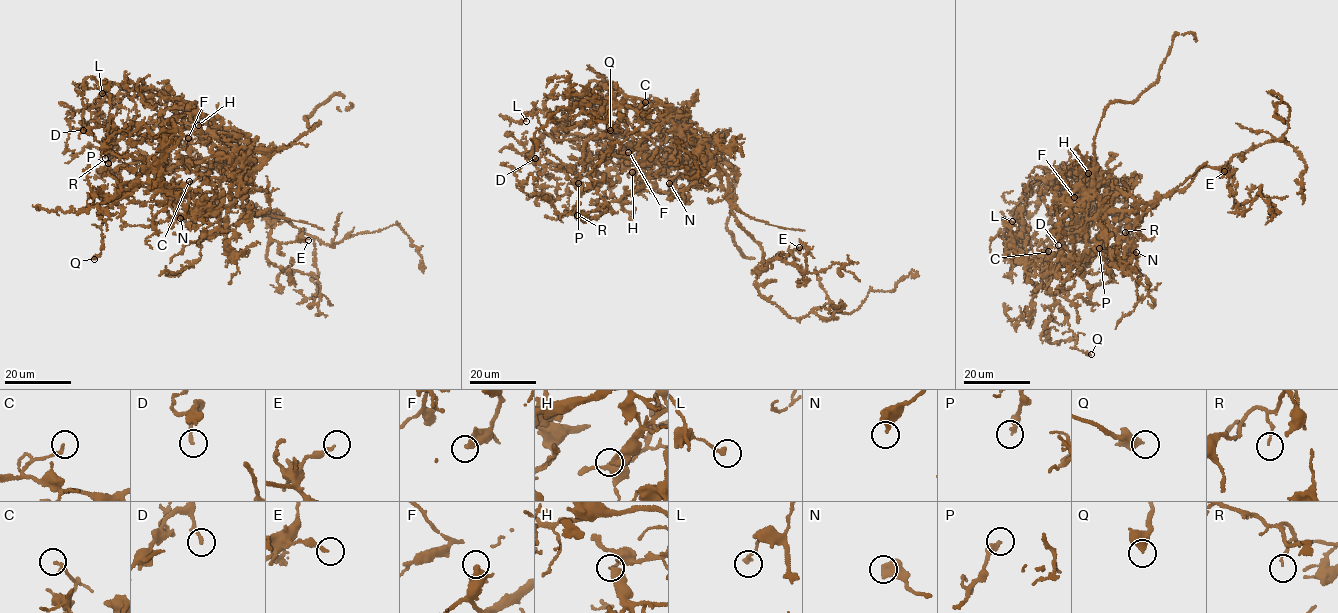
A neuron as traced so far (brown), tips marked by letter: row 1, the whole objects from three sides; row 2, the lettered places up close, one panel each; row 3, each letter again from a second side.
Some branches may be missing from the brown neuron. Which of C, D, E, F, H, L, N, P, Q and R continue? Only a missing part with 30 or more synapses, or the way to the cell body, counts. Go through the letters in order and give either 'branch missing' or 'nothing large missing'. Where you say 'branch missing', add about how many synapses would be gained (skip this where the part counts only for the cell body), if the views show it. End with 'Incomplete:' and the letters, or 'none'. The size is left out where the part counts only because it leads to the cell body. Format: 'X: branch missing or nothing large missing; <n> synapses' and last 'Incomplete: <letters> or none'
C: nothing large missing
D: nothing large missing
E: nothing large missing
F: nothing large missing
H: nothing large missing
L: nothing large missing
N: nothing large missing
P: nothing large missing
Q: nothing large missing
R: nothing large missing
Incomplete: none

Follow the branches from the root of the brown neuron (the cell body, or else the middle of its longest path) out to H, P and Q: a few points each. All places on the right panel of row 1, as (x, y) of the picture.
H: (1130, 210), (1106, 208), (1103, 202), (1106, 190), (1101, 198), (1096, 188), (1100, 178), (1086, 178), (1088, 173)
P: (1130, 210), (1107, 212), (1099, 247), (1049, 269), (1064, 246), (1063, 262), (1072, 264), (1086, 264), (1099, 248)
Q: (1130, 210), (1107, 212), (1106, 231), (1092, 253), (1040, 273), (1066, 313), (1075, 346), (1091, 354)

